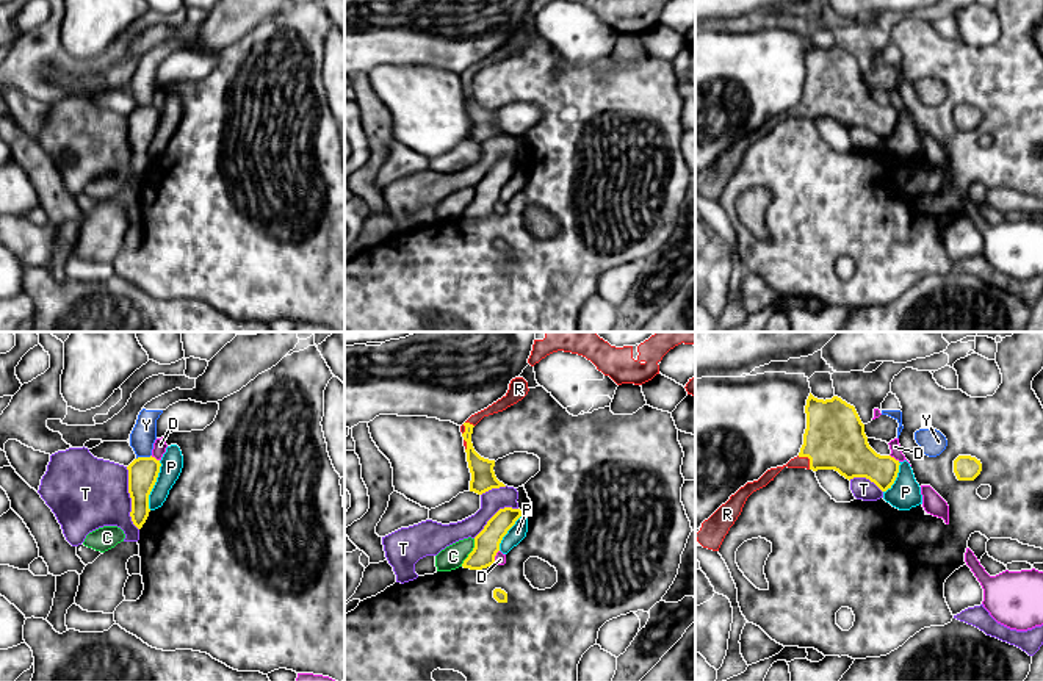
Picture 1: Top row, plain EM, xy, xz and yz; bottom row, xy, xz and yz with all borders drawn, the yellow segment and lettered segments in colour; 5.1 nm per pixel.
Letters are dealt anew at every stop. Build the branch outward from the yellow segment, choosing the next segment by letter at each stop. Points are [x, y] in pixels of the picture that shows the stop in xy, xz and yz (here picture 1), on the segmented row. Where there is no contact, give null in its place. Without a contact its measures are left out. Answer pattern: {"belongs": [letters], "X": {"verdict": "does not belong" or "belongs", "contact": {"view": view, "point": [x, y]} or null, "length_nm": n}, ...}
{"belongs": ["R"], "C": {"verdict": "does not belong", "contact": {"view": "xz", "point": [470, 553]}, "length_nm": 160}, "D": {"verdict": "does not belong", "contact": {"view": "yz", "point": [893, 457]}, "length_nm": 70}, "P": {"verdict": "does not belong", "contact": {"view": "xy", "point": [154, 484]}, "length_nm": 260}, "R": {"verdict": "belongs", "contact": {"view": "yz", "point": [808, 457]}, "length_nm": 100}, "T": {"verdict": "does not belong", "contact": {"view": "xy", "point": [130, 497]}, "length_nm": 340}, "Y": {"verdict": "does not belong", "contact": {"view": "xy", "point": [143, 457]}, "length_nm": 80}}

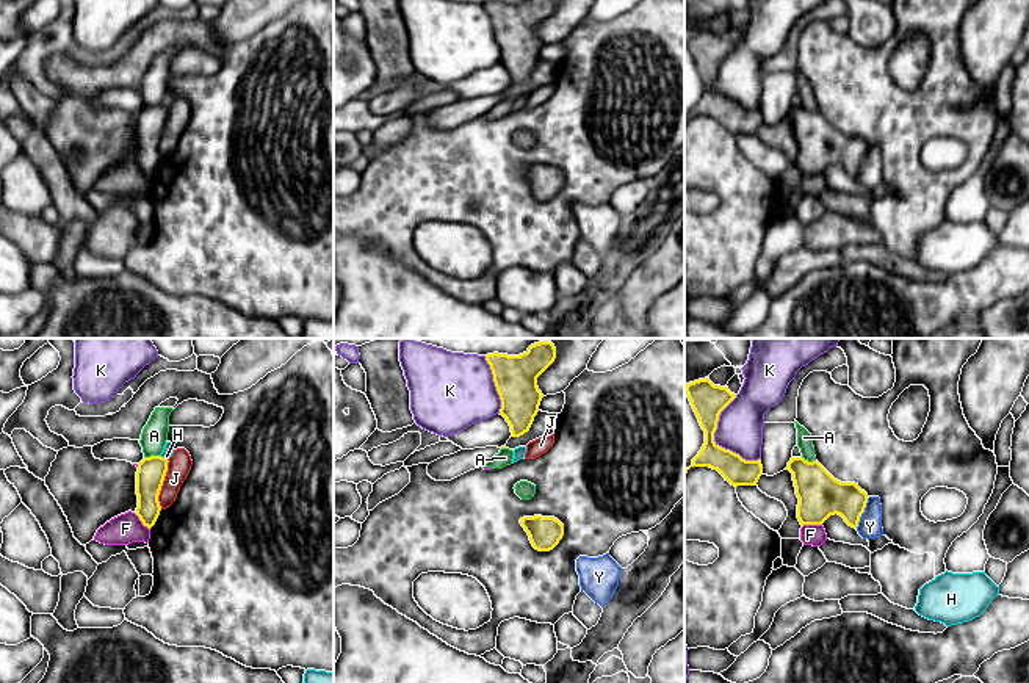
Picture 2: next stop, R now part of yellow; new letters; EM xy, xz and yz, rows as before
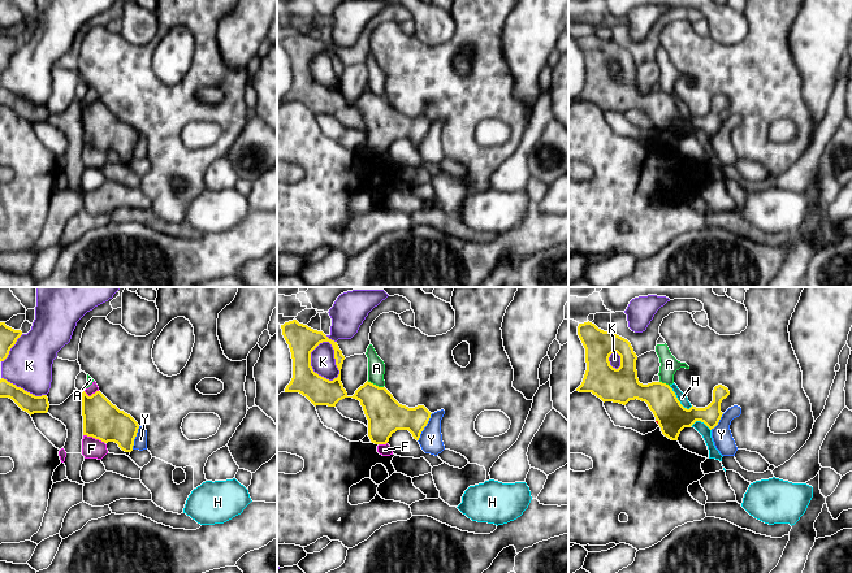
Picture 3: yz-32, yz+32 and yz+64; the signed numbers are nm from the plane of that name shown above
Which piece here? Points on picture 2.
{"belongs": [], "A": {"verdict": "does not belong", "contact": {"view": "xy", "point": [151, 456]}, "length_nm": 80}, "F": {"verdict": "does not belong", "contact": {"view": "yz", "point": [812, 523]}, "length_nm": 110}, "H": {"verdict": "does not belong", "contact": {"view": "xy", "point": [163, 458]}, "length_nm": 50}, "J": {"verdict": "does not belong", "contact": {"view": "xy", "point": [162, 484]}, "length_nm": 260}, "K": {"verdict": "does not belong", "contact": {"view": "yz", "point": [713, 439]}, "length_nm": 360}, "Y": {"verdict": "does not belong", "contact": {"view": "yz", "point": [863, 511]}, "length_nm": 180}}

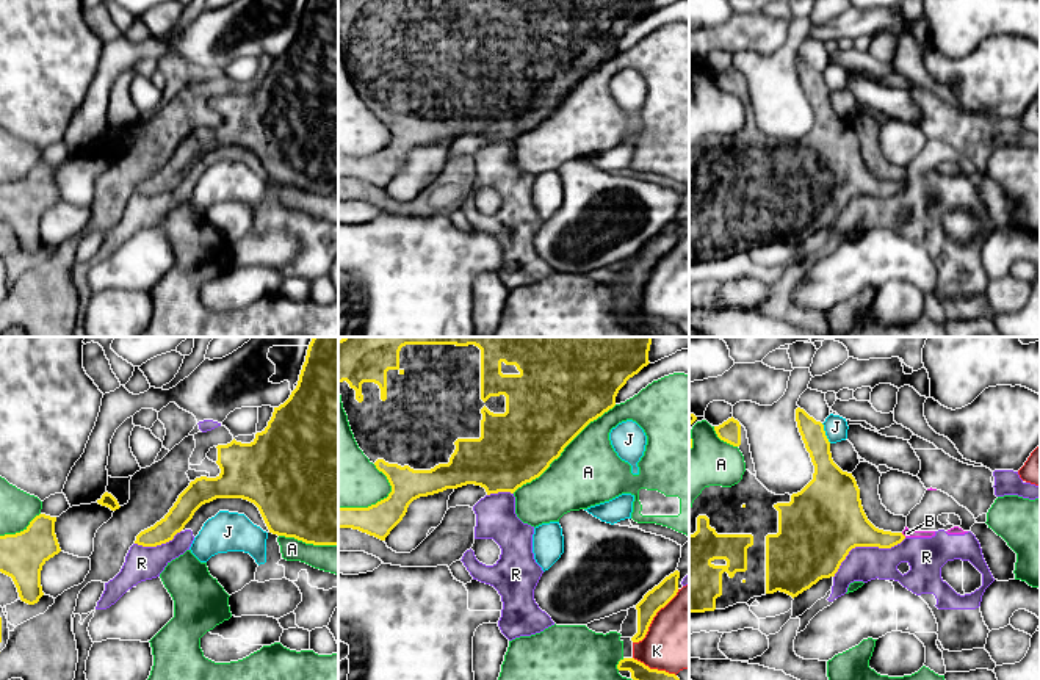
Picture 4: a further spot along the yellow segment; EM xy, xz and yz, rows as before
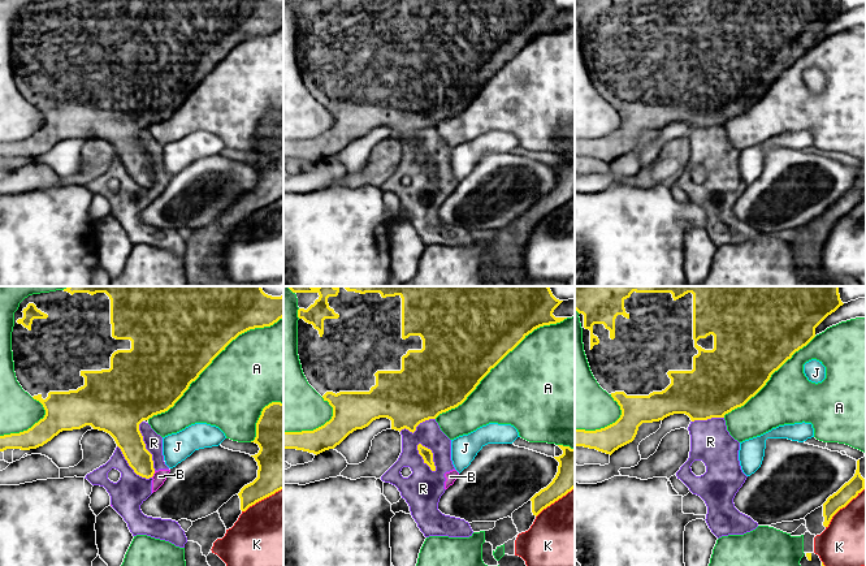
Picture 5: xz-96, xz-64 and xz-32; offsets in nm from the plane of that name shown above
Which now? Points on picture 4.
{"belongs": [], "A": {"verdict": "does not belong", "contact": {"view": "xz", "point": [563, 450]}, "length_nm": 700}, "B": {"verdict": "does not belong", "contact": {"view": "yz", "point": [902, 535]}, "length_nm": 40}, "J": {"verdict": "does not belong", "contact": {"view": "yz", "point": [824, 433]}, "length_nm": 120}, "K": {"verdict": "does not belong", "contact": {"view": "xz", "point": [652, 619]}, "length_nm": 360}, "R": {"verdict": "does not belong", "contact": {"view": "yz", "point": [865, 546]}, "length_nm": 420}}

